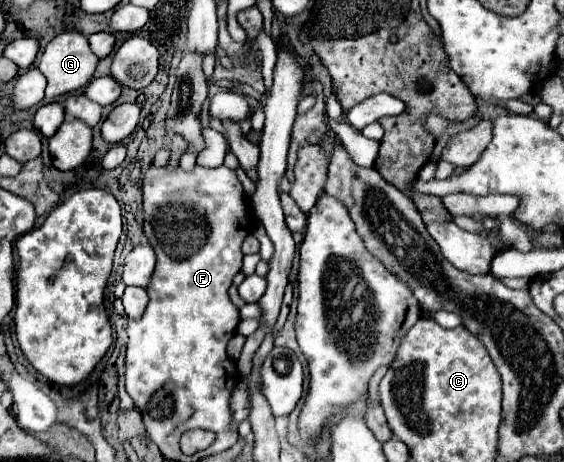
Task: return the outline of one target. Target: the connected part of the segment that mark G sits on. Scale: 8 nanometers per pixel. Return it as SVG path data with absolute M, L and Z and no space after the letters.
M66 31L66 33L56 35L46 45L46 49L40 57L40 65L38 65L38 69L42 71L42 75L48 81L46 97L54 99L54 97L60 97L60 95L66 95L66 93L72 93L72 91L78 91L78 89L86 87L92 81L96 65L98 65L98 57L92 55L92 49L88 45L86 35L82 35L78 31Z

